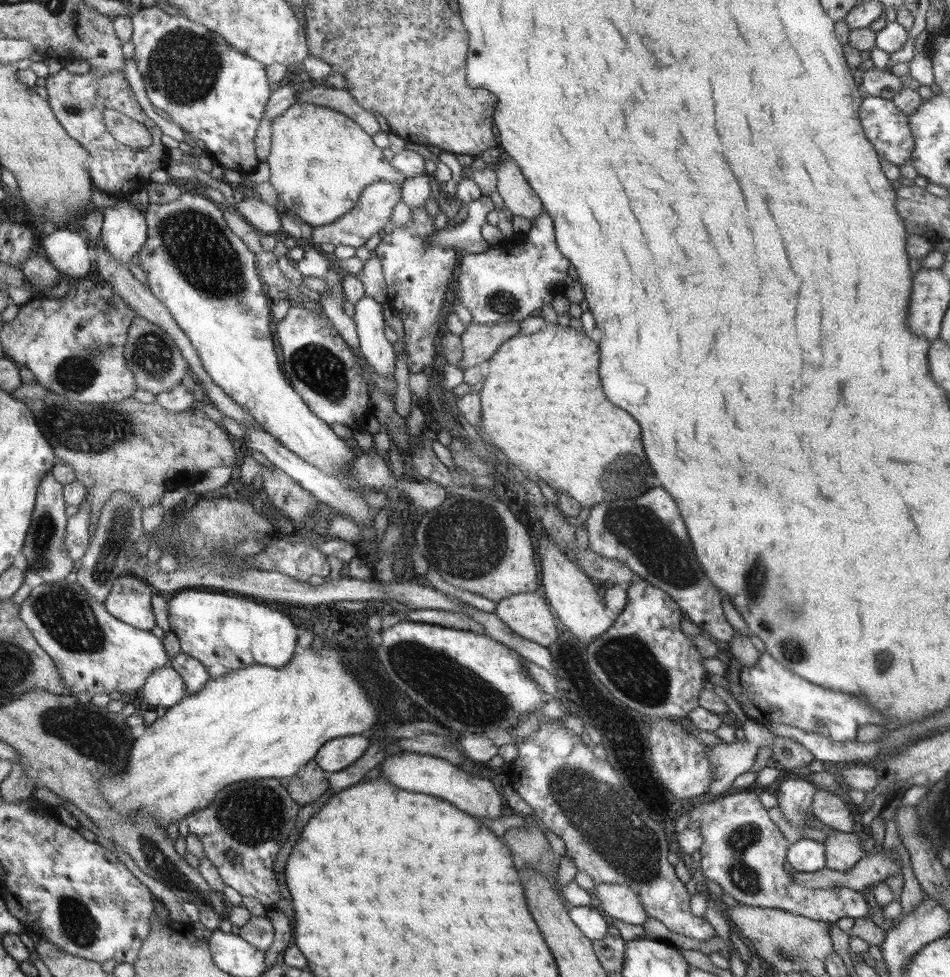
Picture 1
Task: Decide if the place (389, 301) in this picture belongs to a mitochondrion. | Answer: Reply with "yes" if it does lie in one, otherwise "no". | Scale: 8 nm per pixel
no

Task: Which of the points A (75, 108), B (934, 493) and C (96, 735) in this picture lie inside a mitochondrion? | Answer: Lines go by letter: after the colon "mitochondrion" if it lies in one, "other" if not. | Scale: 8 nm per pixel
A: mitochondrion
B: other
C: mitochondrion

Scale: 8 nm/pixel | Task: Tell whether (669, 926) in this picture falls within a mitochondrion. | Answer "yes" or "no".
no

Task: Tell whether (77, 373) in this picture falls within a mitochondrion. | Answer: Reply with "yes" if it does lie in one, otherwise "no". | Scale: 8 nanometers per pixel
yes

